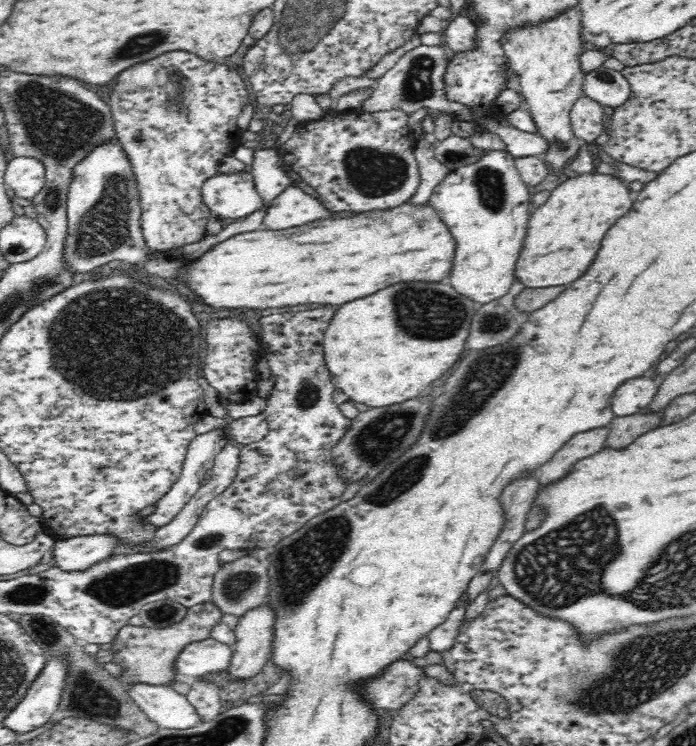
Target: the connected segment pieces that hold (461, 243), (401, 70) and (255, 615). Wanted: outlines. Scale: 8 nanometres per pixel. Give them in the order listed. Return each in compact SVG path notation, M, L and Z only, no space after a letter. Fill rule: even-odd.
M486 150L486 156L470 168L449 172L429 199L440 217L452 224L458 242L450 284L477 306L506 296L515 279L516 261L531 215L529 186L520 178L515 159L508 151Z
M423 44L407 51L401 56L374 85L372 96L360 102L357 112L371 113L384 109L402 108L412 114L422 108L448 110L449 98L446 96L446 72L450 64L450 56L446 48L440 46L424 46Z
M267 604L250 610L239 618L234 629L235 642L232 644L232 658L227 668L230 682L244 682L256 678L266 666L272 650L272 623L275 619Z

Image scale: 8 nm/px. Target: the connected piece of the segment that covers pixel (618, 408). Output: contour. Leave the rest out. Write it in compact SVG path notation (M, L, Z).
M644 377L624 384L624 388L620 388L620 392L616 392L616 396L612 398L615 416L632 416L646 408L654 400L659 389L658 382Z

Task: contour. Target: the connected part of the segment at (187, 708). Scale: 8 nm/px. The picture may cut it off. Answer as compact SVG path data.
M136 684L126 689L159 729L186 730L203 724L200 713L187 699L186 694L182 695L169 686Z

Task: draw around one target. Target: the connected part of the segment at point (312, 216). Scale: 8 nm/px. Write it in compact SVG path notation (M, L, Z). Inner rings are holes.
M290 186L273 198L265 208L261 226L266 230L286 230L323 218L345 218L360 212L328 212L299 187Z

